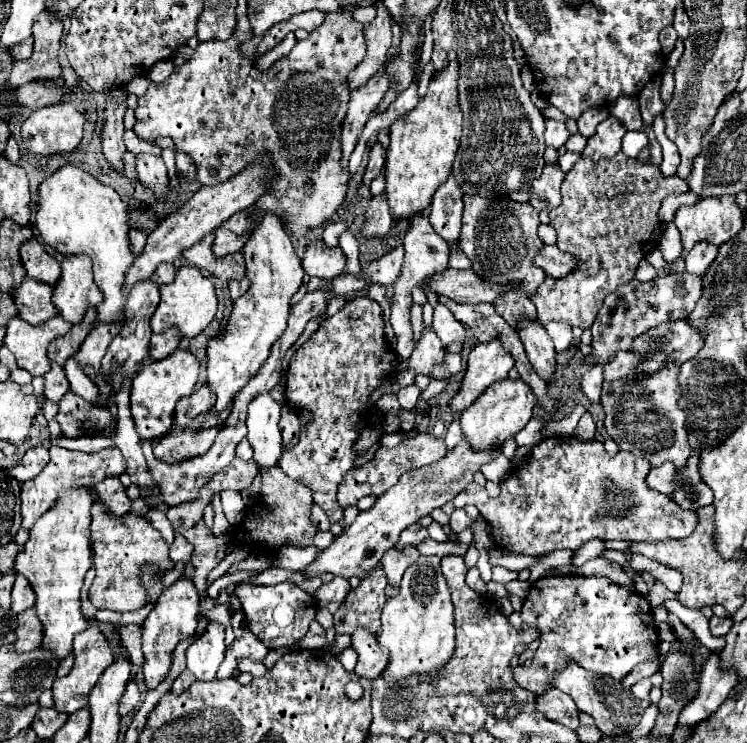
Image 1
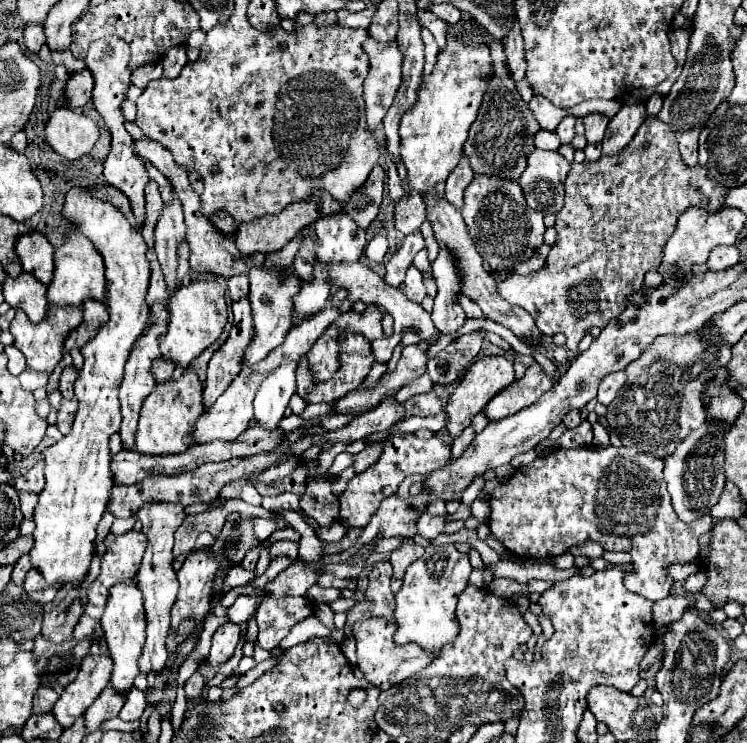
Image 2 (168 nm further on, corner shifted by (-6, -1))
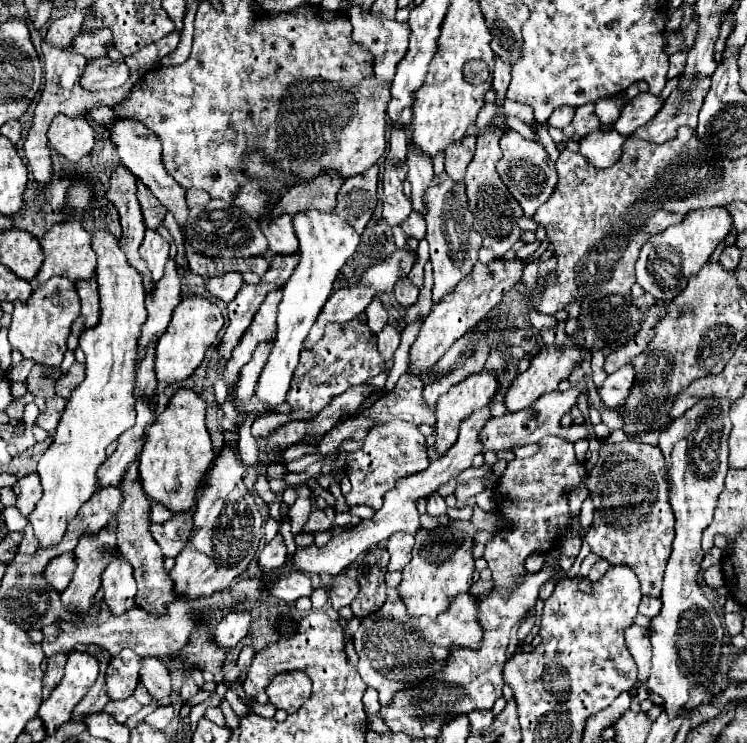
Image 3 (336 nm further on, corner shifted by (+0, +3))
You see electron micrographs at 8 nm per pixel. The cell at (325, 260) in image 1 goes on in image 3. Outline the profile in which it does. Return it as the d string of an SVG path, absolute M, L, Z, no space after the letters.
M269 209L261 215L261 229L269 241L269 253L271 255L293 255L299 251L299 241L295 235L295 227L293 227L293 219L287 215L281 215L279 219L275 219L273 223L267 221L267 213Z

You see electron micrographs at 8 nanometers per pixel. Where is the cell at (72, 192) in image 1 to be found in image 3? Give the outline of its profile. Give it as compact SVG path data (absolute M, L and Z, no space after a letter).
M99 229L91 233L97 251L97 285L101 297L99 323L79 337L85 353L85 379L73 389L63 417L57 425L53 443L41 455L37 473L43 485L43 497L29 515L29 523L39 541L39 549L61 543L69 521L79 515L83 503L99 487L97 469L107 459L105 447L133 427L135 423L135 355L141 323L147 319L143 275L135 271L115 235Z

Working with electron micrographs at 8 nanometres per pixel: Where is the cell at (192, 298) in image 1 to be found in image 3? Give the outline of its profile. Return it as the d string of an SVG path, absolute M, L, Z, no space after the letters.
M199 295L183 297L181 303L173 311L173 319L171 319L167 331L163 333L163 337L159 339L159 343L155 347L157 379L163 383L175 383L175 381L189 377L203 361L207 347L215 343L221 327L223 327L223 315L221 315L219 305L215 305L213 301L199 297Z

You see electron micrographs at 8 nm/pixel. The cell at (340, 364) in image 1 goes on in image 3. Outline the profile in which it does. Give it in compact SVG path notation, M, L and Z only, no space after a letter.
M375 297L371 303L369 303L369 307L367 307L367 325L369 325L369 329L371 331L381 331L383 329L383 325L387 323L387 311L383 309L383 305L381 305L381 301Z

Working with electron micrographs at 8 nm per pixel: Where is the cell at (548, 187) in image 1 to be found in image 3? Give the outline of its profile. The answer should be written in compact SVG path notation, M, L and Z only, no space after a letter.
M507 131L501 137L501 151L503 151L503 157L501 157L501 163L497 163L497 171L505 181L505 185L509 187L509 191L521 203L525 217L531 219L539 209L539 205L543 205L551 197L557 185L557 171L549 159L549 153L543 149L543 145L523 139L517 131Z

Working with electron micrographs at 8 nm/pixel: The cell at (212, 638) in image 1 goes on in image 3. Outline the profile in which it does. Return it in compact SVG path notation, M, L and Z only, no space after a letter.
M229 611L227 615L223 615L223 619L217 623L215 633L213 633L213 641L217 647L235 647L249 631L249 621L251 615L247 611Z

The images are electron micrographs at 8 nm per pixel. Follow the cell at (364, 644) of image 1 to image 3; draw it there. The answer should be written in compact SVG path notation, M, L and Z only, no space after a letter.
M397 589L387 591L385 605L361 619L357 633L353 635L355 651L359 655L357 671L361 679L379 693L379 703L385 705L393 697L393 691L413 687L417 681L433 675L447 659L449 647L479 647L481 625L477 623L475 597L471 593L459 595L449 611L439 619L409 619L405 605L397 595Z

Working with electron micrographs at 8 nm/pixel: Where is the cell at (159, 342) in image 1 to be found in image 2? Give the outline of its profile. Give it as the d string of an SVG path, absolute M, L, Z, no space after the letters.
M157 359L153 365L151 365L151 373L155 375L155 383L165 383L173 377L173 371L175 371L175 363L167 361L167 359Z

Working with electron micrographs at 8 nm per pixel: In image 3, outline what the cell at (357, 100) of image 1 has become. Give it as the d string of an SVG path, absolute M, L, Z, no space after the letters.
M361 7L349 9L349 21L353 25L353 41L363 49L373 53L373 77L381 83L391 83L397 63L405 57L407 43L409 43L409 23L397 23L395 19L377 21L369 15L369 11Z

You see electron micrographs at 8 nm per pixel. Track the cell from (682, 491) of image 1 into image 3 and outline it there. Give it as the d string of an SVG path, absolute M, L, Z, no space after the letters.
M705 399L705 403L697 403L689 411L685 411L681 417L673 419L669 429L661 431L659 437L659 449L663 451L665 465L667 465L667 481L669 481L669 503L675 513L675 541L673 541L673 553L669 557L665 577L663 577L663 609L657 617L651 619L651 645L653 645L653 657L651 657L651 675L647 681L647 687L657 693L663 699L663 711L669 719L677 719L689 701L689 691L693 685L703 685L709 691L713 689L715 675L721 665L723 657L723 625L721 619L713 607L713 603L703 595L701 587L697 585L697 573L699 563L703 559L701 551L701 533L711 523L713 511L717 505L717 497L723 491L725 475L729 471L727 467L727 439L731 431L729 423L729 407L731 403L721 403L721 399Z

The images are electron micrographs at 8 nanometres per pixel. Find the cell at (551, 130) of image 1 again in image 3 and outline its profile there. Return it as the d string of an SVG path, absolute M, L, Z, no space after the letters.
M559 107L549 117L549 123L551 123L551 127L563 129L563 127L567 127L573 121L573 115L575 115L575 109L573 107Z

